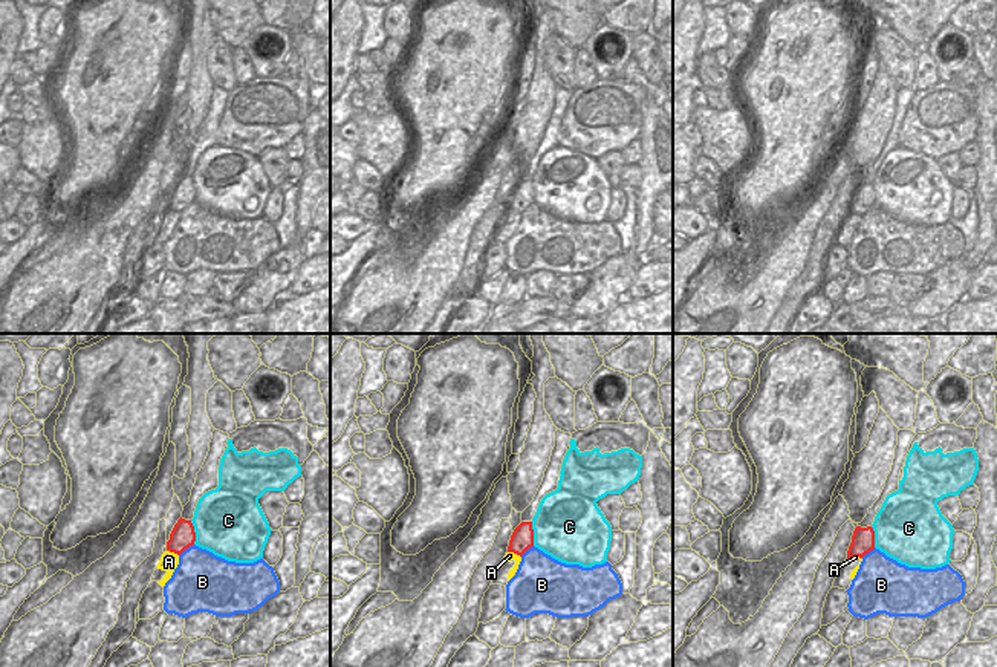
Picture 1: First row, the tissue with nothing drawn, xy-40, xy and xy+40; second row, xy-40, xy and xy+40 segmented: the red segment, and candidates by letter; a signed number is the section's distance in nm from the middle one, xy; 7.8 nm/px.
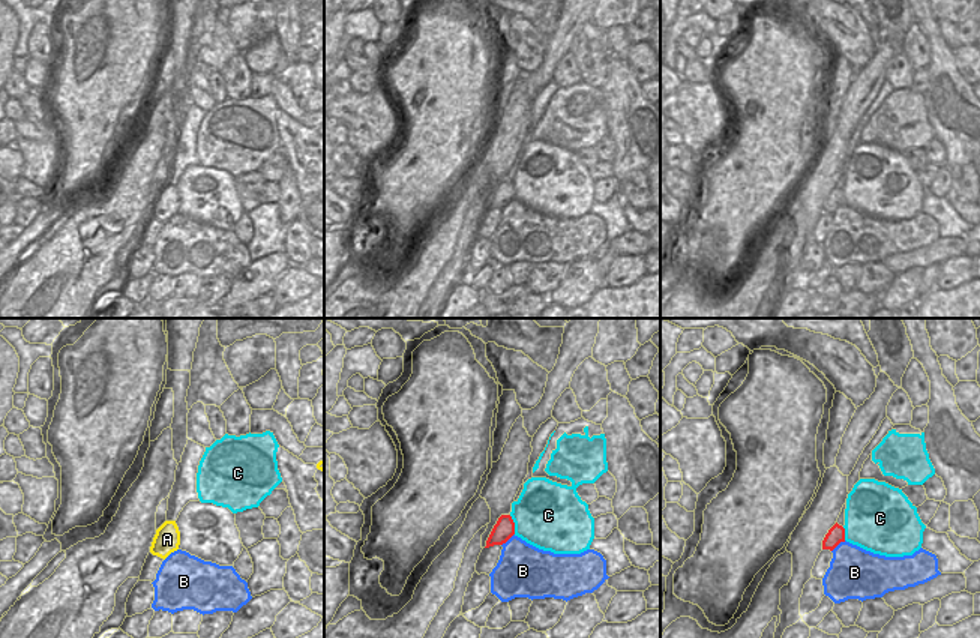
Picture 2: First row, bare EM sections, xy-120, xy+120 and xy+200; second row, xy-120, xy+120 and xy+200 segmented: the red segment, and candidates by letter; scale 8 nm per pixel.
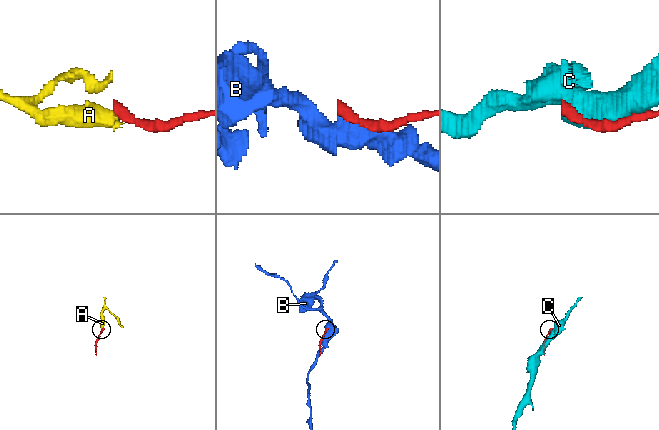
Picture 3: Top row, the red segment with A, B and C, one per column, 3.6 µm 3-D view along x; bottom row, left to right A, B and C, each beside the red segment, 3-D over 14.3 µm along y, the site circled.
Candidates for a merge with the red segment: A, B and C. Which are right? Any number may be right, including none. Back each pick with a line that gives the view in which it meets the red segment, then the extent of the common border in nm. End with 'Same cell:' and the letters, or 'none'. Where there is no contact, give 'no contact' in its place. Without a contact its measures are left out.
A: xy | 120 nm
Same cell: A

